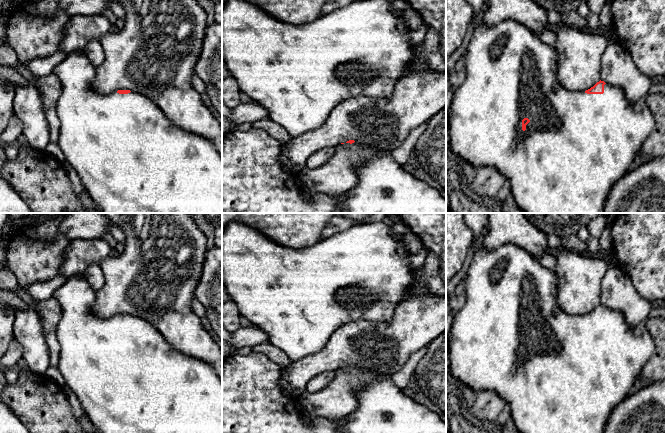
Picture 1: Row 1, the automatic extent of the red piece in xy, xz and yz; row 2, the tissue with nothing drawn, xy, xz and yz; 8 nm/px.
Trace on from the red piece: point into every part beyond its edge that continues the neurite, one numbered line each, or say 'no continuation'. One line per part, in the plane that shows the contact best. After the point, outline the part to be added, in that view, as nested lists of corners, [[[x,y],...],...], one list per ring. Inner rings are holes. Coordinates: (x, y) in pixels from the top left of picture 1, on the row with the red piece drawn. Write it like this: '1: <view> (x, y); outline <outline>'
1: yz (577, 146); outline [[[506,19],[494,27],[482,23],[477,24],[466,51],[466,78],[454,89],[451,106],[446,117],[449,129],[449,148],[465,162],[466,166],[477,171],[481,167],[493,167],[503,174],[510,182],[510,194],[517,205],[525,213],[603,213],[605,200],[612,187],[630,170],[630,165],[646,139],[656,126],[655,116],[647,106],[645,99],[631,104],[623,89],[606,83],[603,94],[587,94],[583,91],[565,89],[557,76],[558,57],[551,47],[540,40],[539,35],[514,20]],[[528,118],[530,122],[526,130],[522,130],[522,120]]]

